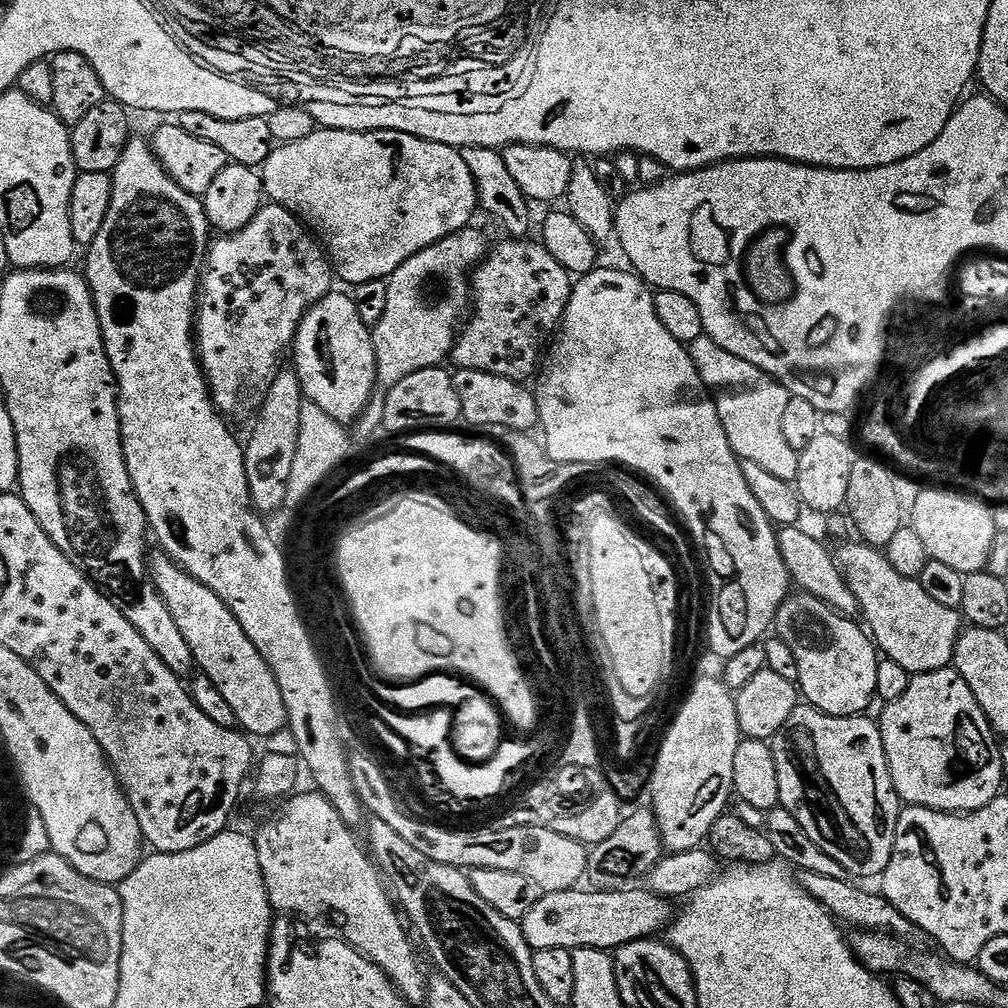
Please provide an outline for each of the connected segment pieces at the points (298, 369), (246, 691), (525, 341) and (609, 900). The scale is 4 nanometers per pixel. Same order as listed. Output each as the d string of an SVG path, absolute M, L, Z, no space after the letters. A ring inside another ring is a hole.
M333 290L326 298L322 298L311 308L300 323L300 329L296 332L294 353L296 358L293 367L301 384L303 397L310 400L324 410L328 416L334 418L342 425L351 425L357 421L368 407L369 401L375 395L377 389L377 358L374 354L371 329L369 325L358 318L358 310L354 306L351 295L347 291ZM332 380L352 380L352 388L348 384L332 384Z
M153 555L150 571L170 614L174 614L174 620L182 630L182 638L186 638L190 645L196 659L196 668L207 676L218 692L226 698L230 710L234 710L237 725L245 733L260 738L267 738L285 728L288 715L282 690L270 666L262 658L262 654L258 654L254 642L246 638L246 630L242 630L238 618L234 618L226 602L222 602L222 598L218 598L214 590L198 582L168 556Z
M508 238L505 241L505 244L500 244L497 248L495 245L471 273L474 315L457 335L450 360L451 363L456 363L457 369L482 370L486 374L498 374L502 378L524 382L527 381L527 376L537 375L542 353L550 337L561 327L564 311L570 302L574 277L566 271L562 262L554 259L554 254L550 254L543 243L536 241L535 244L532 238Z
M577 886L557 892L545 892L538 902L534 902L534 907L530 909L530 914L526 914L522 921L524 937L533 950L533 953L542 950L554 950L555 948L602 948L605 950L615 950L621 948L623 944L629 944L635 940L647 940L663 933L671 925L674 919L672 912L673 901L671 899L654 894L647 887L629 886L627 888L617 888L615 890L587 890L583 892L583 887Z

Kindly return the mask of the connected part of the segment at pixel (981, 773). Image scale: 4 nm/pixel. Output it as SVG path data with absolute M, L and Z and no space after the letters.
M949 666L947 668L939 668L933 672L915 673L909 679L906 686L906 694L902 694L902 698L885 703L883 707L884 713L878 716L880 733L882 734L882 746L886 750L886 762L890 766L890 774L896 787L896 793L899 794L901 801L905 805L929 808L939 812L967 814L982 810L982 806L986 806L996 796L1001 795L1003 788L1000 787L1004 784L1004 756L1000 753L1001 741L998 739L996 731L992 729L992 723L986 718L982 706L978 706L978 698L974 698L974 690L970 690L970 686L957 674L955 667Z

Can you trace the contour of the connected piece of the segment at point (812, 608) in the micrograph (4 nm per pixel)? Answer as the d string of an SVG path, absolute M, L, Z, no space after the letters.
M797 591L789 594L780 609L776 611L774 621L775 635L794 654L798 662L798 692L812 707L826 714L835 716L859 716L869 711L872 700L877 699L878 666L882 656L876 647L876 641L863 627L856 625L857 621L851 616L845 616L837 608L830 607L826 602L809 594Z

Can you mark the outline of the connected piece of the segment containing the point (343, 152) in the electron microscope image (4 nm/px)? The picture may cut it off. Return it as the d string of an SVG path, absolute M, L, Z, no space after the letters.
M317 127L308 137L292 144L283 144L273 147L270 158L262 166L262 179L264 181L264 195L271 203L280 204L286 210L290 210L318 237L321 245L328 253L328 259L337 277L340 276L348 283L355 286L371 280L387 280L414 254L434 246L442 238L452 236L455 232L461 232L463 228L473 223L472 215L478 212L476 198L476 183L470 174L470 166L462 158L459 150L450 146L442 146L438 142L430 142L422 138L414 138L414 134L402 134L394 130L382 130L381 132L351 132L350 130L338 130L337 128Z

